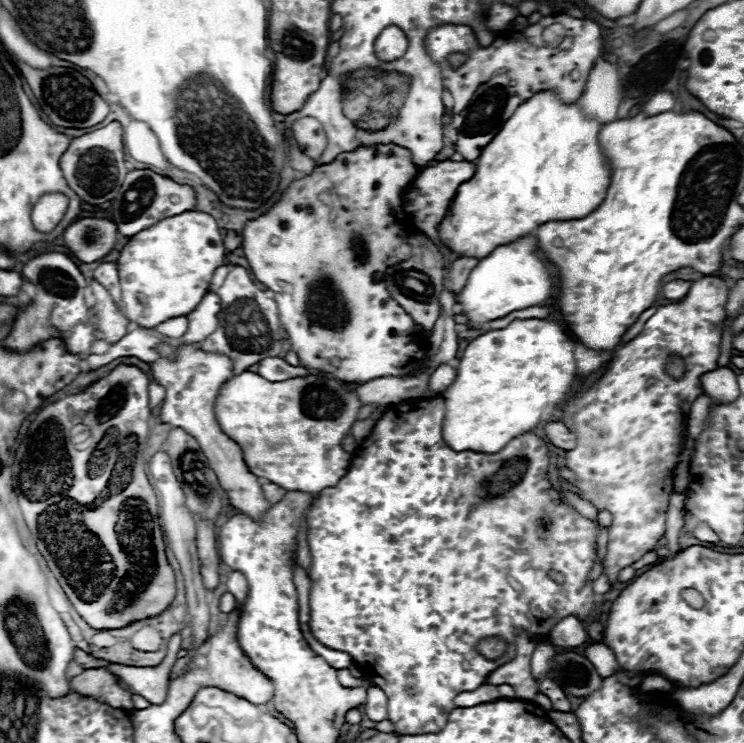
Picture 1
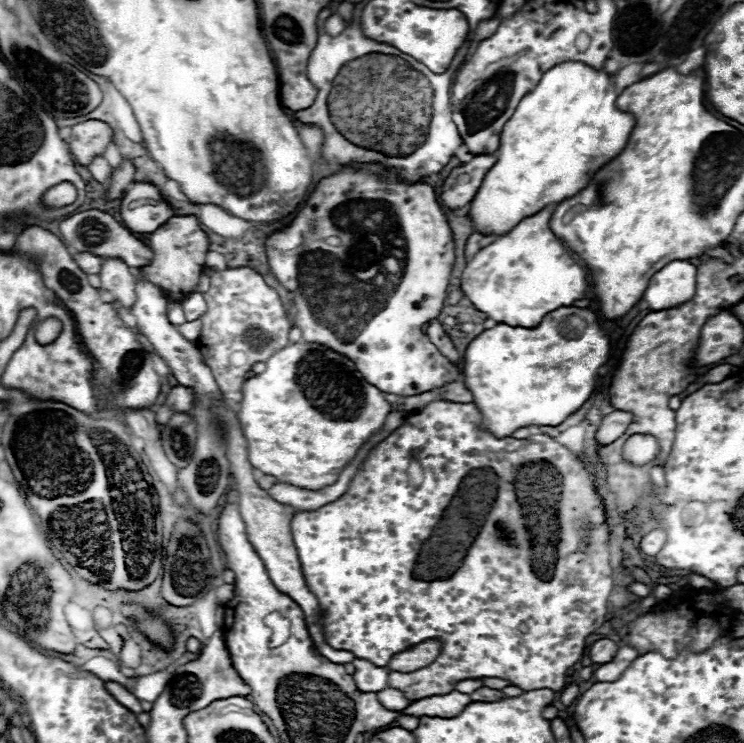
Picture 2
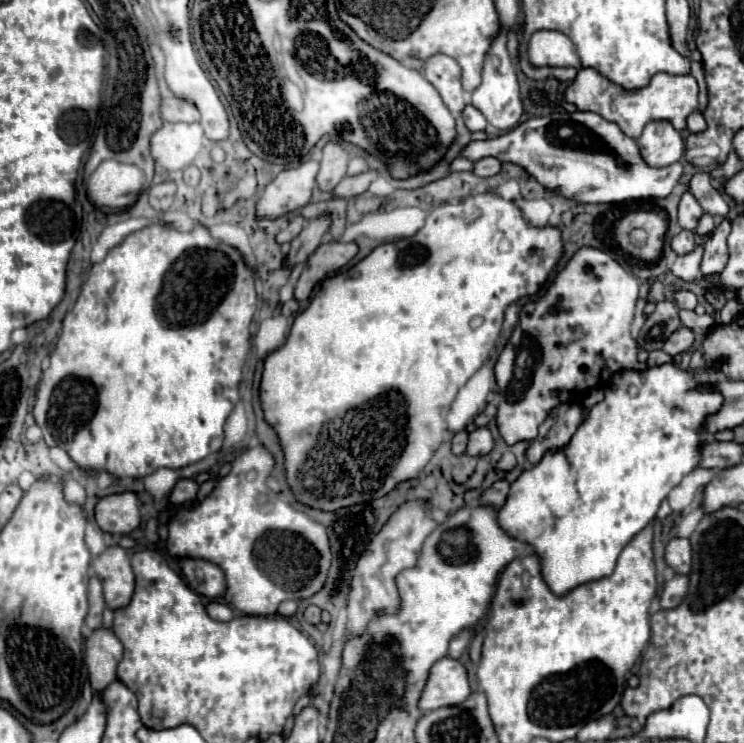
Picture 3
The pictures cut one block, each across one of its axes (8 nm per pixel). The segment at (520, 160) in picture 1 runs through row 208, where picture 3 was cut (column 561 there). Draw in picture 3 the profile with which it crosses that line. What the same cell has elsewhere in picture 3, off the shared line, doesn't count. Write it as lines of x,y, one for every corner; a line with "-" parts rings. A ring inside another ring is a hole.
674,360
656,368
646,368
646,370
622,370
616,372
610,380
610,386
606,388
606,396
602,402
598,402
596,406
592,406
582,424
578,426
576,434
572,436
572,440
560,448
560,450
550,450
546,452
546,456
530,470
524,470
520,474
520,478
516,482
512,482
508,500
504,504
504,508
500,508
498,512
498,522
502,524
502,528
506,528
506,532
510,532
510,536
518,536
518,540
526,540
528,544
534,544
534,552
542,552
542,560
546,560
546,564
542,564
542,576
546,576
546,584
550,584
552,592
558,592
558,596
562,596
562,592
570,592
570,588
576,588
578,584
586,584
590,580
600,580
604,576
610,576
610,572
614,572
616,560
622,552
622,548
646,526
650,524
650,520
656,516
660,502
668,496
668,492
678,486
682,482
682,478
686,474
690,474
698,464
700,464
700,456
702,456
702,446
706,444
704,440
704,422
708,416
716,414
722,408
722,394
718,390
700,390
698,388
700,382
696,378
694,370
684,370
680,368

